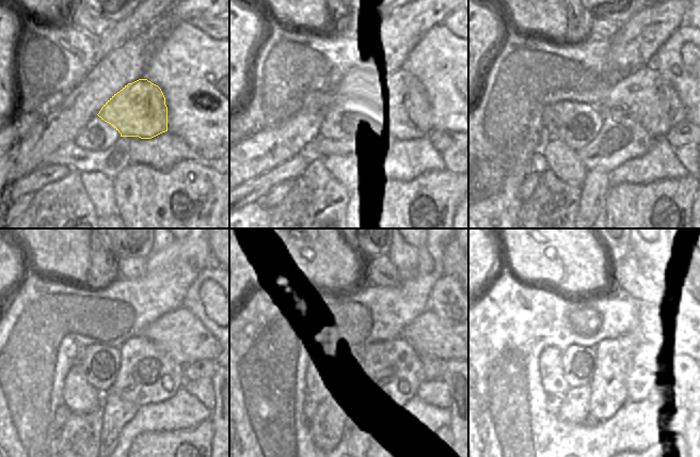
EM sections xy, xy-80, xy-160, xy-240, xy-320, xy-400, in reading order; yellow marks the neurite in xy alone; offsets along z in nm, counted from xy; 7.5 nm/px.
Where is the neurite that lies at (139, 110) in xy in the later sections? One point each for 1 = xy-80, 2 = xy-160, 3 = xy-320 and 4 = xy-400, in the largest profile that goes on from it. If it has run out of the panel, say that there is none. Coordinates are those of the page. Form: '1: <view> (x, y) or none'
1: xy-80 (415, 113)
2: xy-160 (645, 95)
3: xy-320 (427, 334)
4: xy-400 (684, 339)

